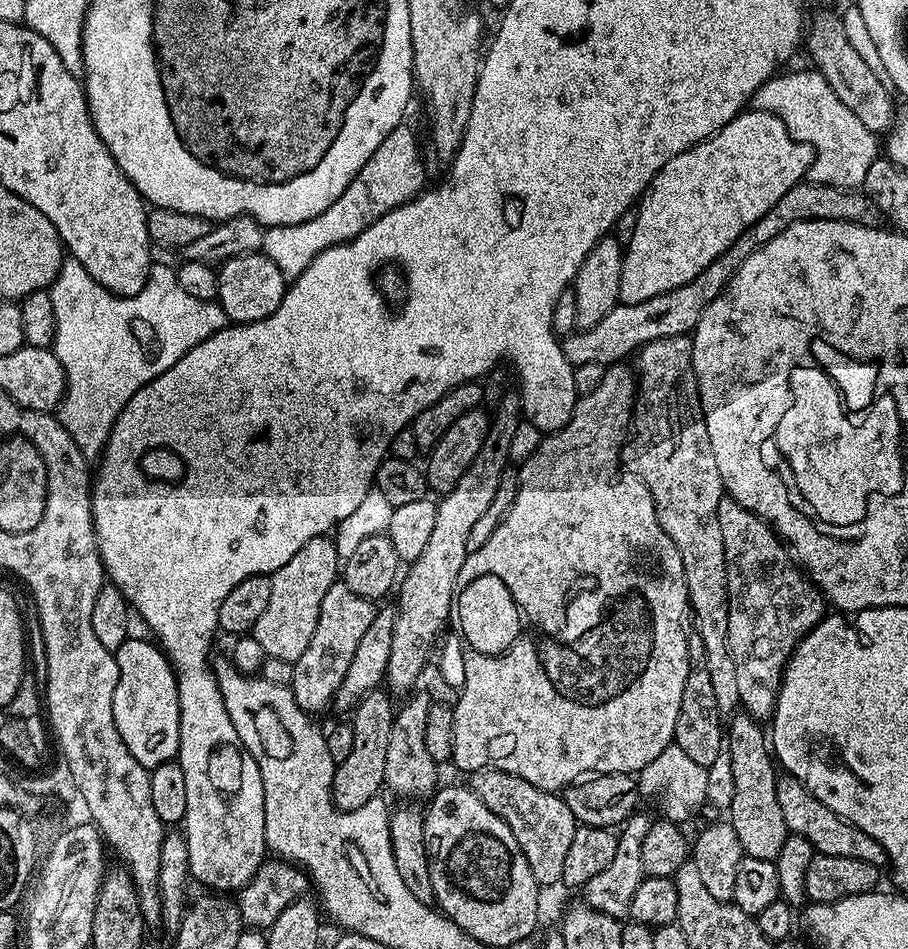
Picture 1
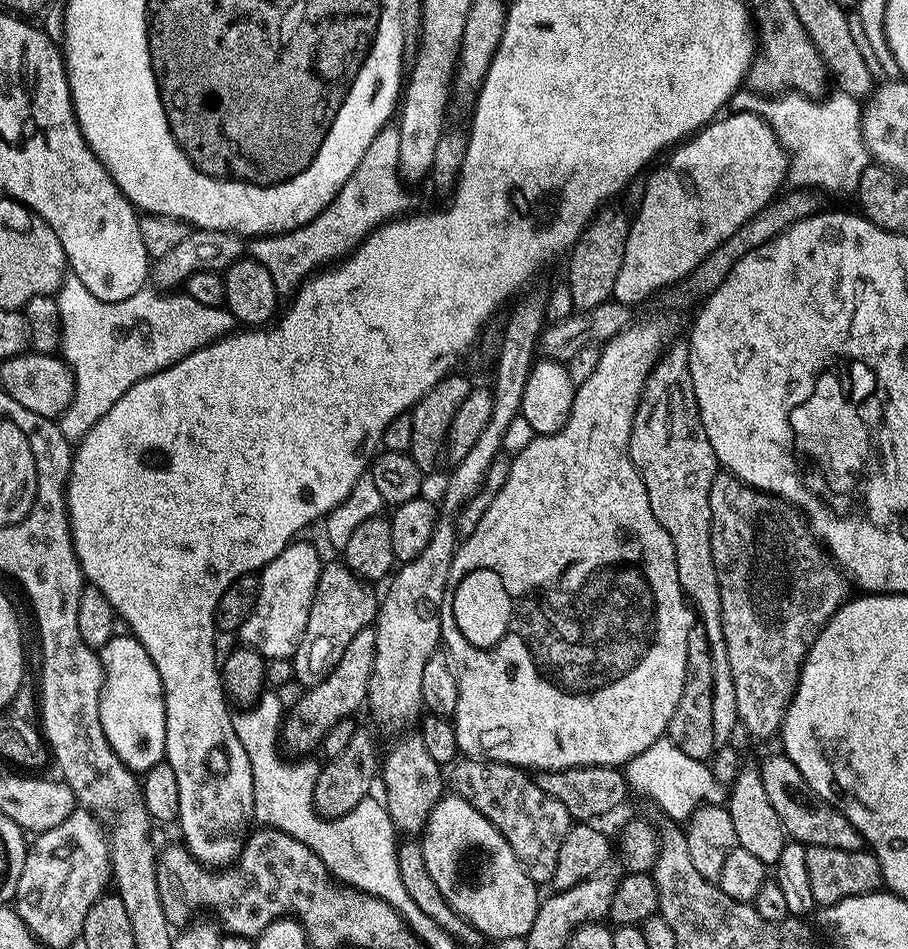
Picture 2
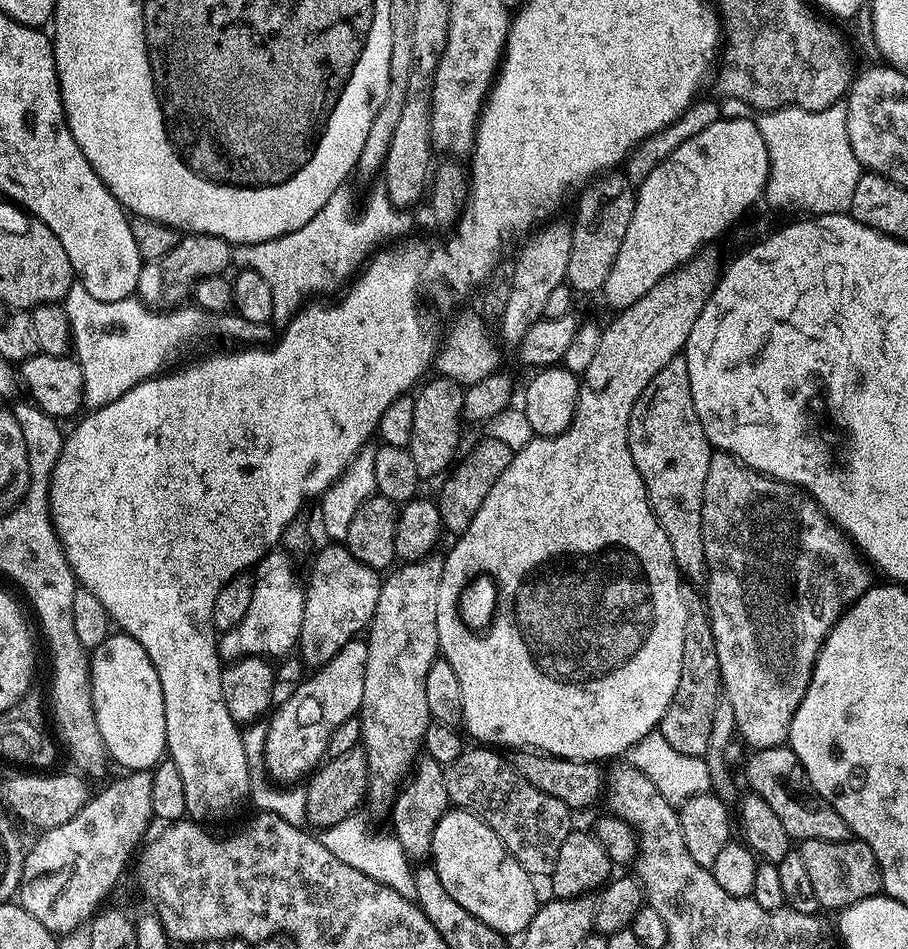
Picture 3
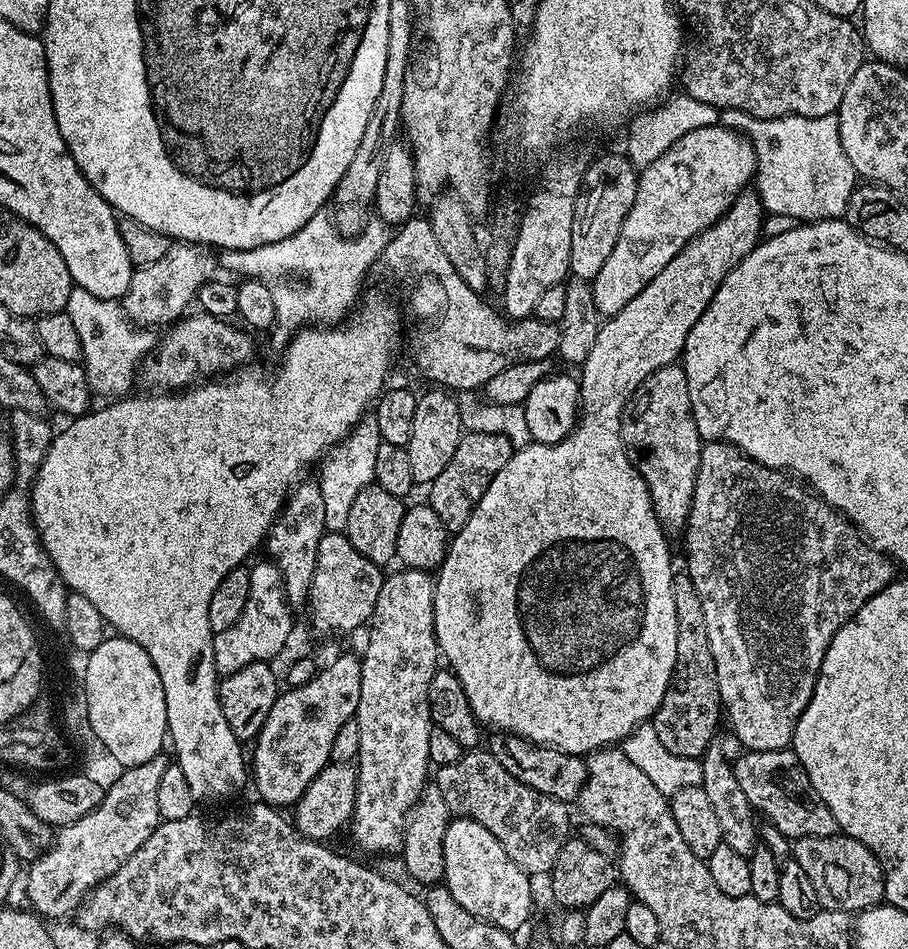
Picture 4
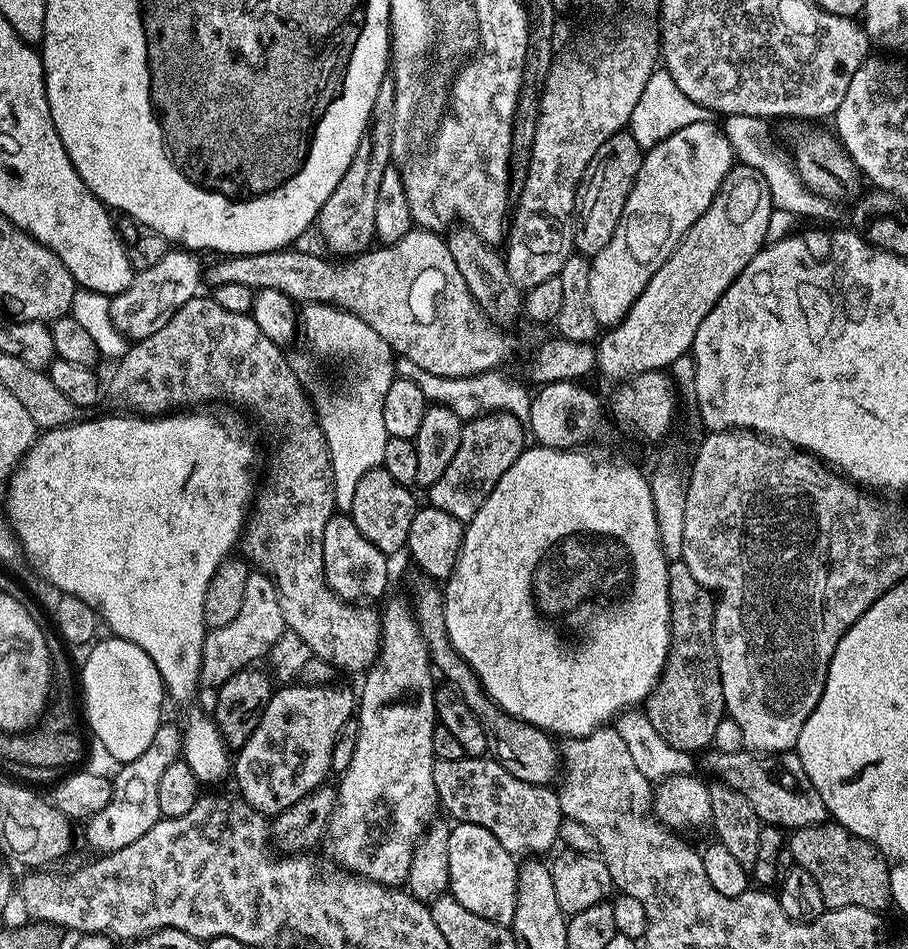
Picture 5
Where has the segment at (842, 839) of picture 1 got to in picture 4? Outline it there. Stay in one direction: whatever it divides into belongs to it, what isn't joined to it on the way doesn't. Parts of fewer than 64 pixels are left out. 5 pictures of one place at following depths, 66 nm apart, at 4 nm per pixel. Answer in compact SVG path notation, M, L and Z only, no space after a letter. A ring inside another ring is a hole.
M788 748L769 752L750 752L744 750L732 764L738 786L753 807L769 823L786 837L798 836L834 836L837 835L834 814L822 802L818 790L810 782L802 762L795 752ZM788 776L792 776L792 792L788 789Z

